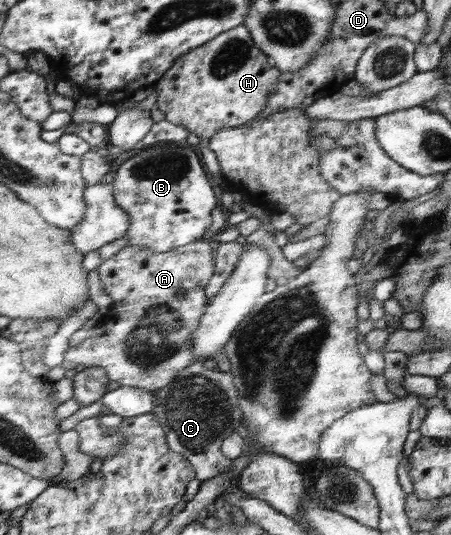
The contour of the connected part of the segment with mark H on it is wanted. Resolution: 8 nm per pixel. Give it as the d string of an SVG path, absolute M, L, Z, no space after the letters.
M238 26L204 43L203 46L190 50L174 62L171 69L160 78L157 87L154 88L154 90L158 89L158 101L155 108L164 113L166 121L186 128L199 138L211 138L224 128L244 126L259 117L261 111L267 106L267 99L270 98L271 91L278 86L278 81L280 81L279 69L272 64L270 57L256 45L249 29Z

